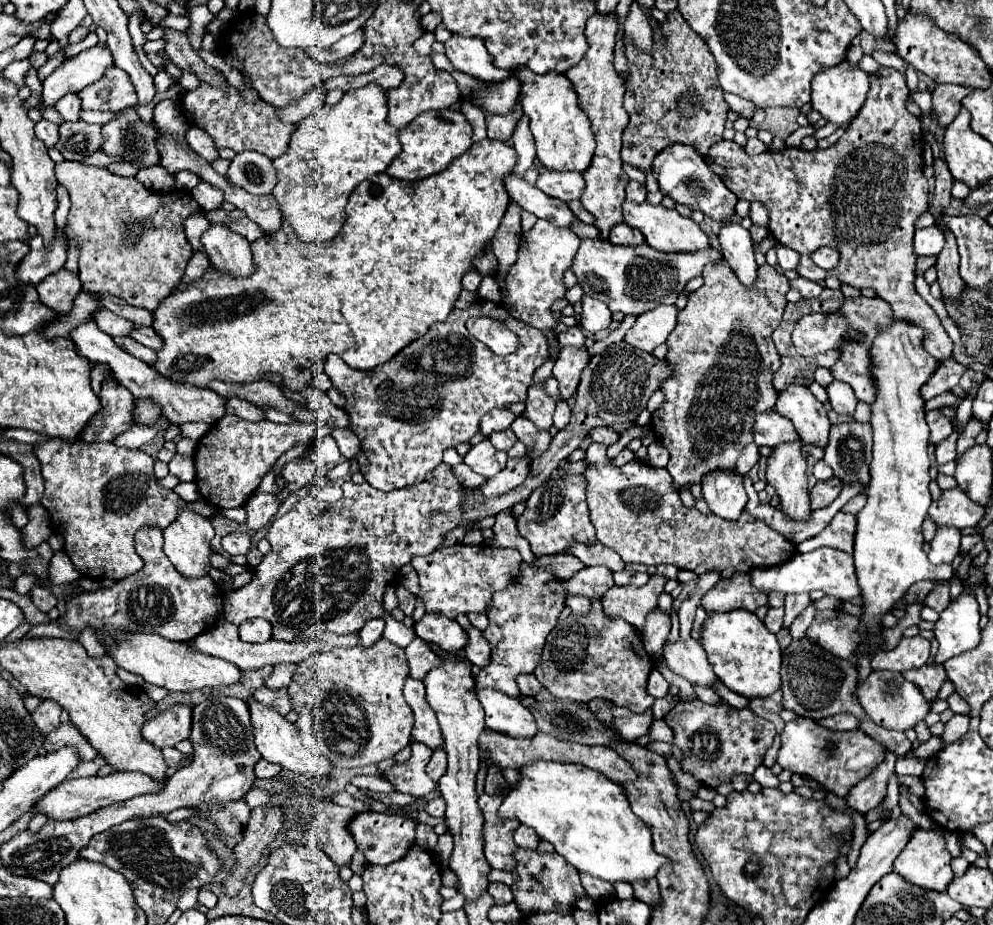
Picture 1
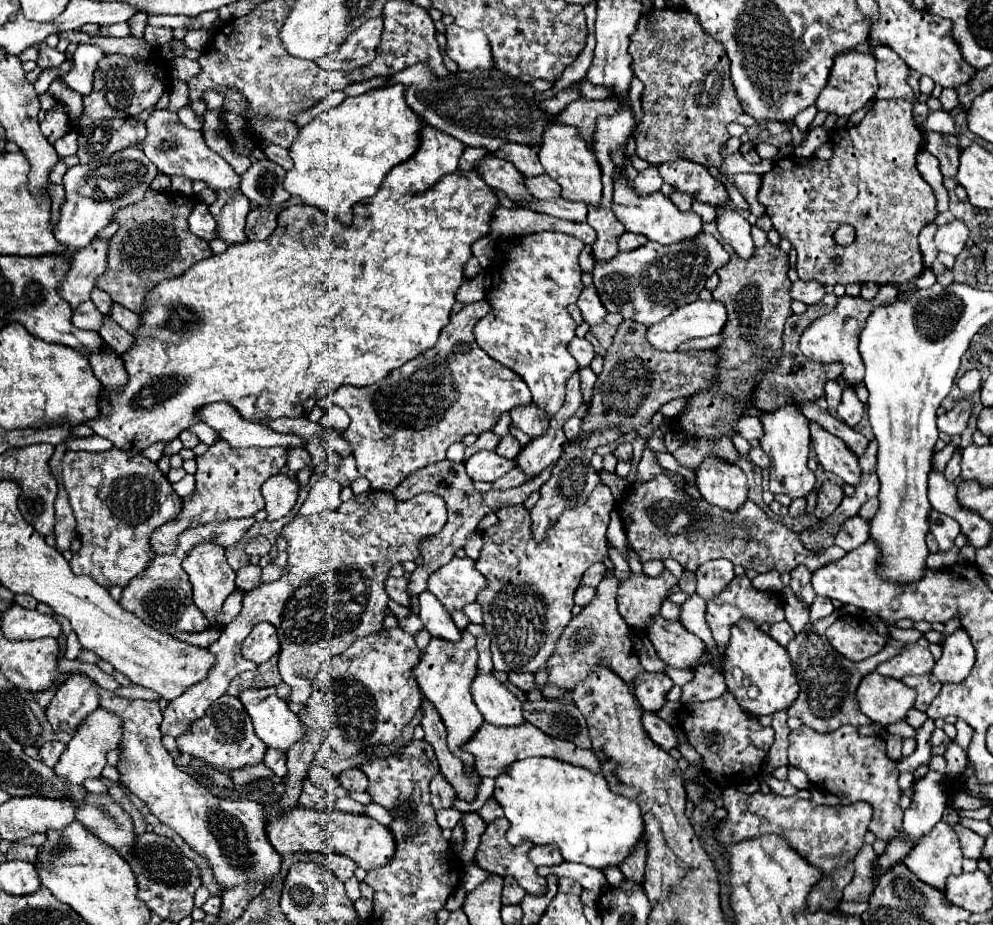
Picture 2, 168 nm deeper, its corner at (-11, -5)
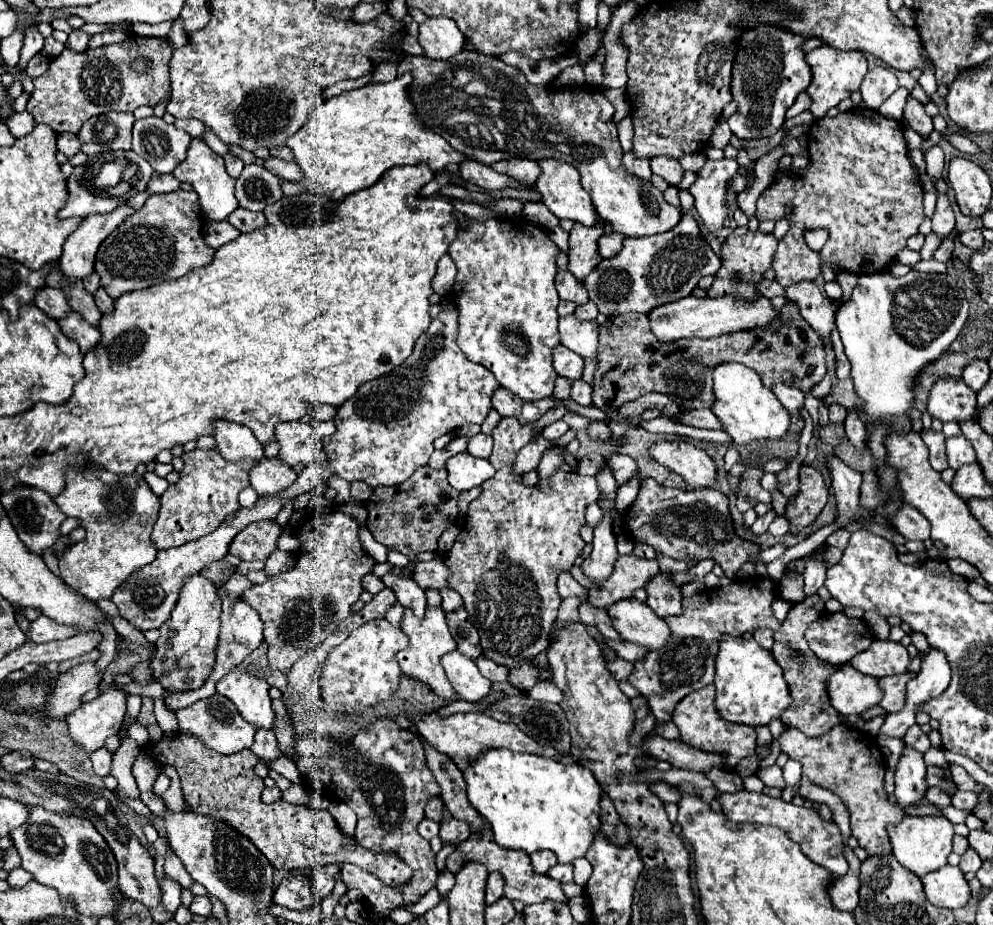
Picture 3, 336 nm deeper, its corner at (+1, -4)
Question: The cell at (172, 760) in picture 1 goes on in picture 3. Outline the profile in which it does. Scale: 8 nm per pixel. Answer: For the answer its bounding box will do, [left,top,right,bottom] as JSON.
[128,722,150,745]

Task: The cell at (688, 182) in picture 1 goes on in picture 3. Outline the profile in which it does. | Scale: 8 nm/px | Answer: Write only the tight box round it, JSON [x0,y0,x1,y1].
[650,155,684,185]

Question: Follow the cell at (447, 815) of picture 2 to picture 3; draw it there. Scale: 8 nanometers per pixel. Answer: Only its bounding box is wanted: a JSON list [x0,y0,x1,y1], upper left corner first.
[418,819,440,841]

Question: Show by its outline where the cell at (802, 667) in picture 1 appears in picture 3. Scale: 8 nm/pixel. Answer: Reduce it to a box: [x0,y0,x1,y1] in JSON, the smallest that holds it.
[772,595,840,737]

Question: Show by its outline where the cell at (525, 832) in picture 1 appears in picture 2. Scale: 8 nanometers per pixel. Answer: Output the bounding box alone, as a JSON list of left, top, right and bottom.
[528,846,564,866]

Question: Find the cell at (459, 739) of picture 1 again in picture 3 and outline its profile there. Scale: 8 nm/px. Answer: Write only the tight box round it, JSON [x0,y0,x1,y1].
[396,607,456,697]

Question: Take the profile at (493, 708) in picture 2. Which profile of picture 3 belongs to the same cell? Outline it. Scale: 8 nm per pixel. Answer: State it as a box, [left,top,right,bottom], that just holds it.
[440,651,490,703]

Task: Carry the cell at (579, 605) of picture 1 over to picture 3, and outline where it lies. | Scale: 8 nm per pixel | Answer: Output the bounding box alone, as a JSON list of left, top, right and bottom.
[558,571,586,597]

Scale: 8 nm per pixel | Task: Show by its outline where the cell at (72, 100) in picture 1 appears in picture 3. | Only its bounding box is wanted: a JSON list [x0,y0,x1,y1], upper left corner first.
[68,29,90,51]

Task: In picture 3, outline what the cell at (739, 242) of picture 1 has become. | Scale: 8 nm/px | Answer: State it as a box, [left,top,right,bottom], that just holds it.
[690,159,738,231]

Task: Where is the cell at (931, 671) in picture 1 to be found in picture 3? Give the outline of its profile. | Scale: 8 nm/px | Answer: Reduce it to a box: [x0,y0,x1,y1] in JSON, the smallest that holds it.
[878,673,912,713]

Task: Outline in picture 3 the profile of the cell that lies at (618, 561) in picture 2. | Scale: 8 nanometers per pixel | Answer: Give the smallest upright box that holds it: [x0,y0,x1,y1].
[586,503,602,527]

